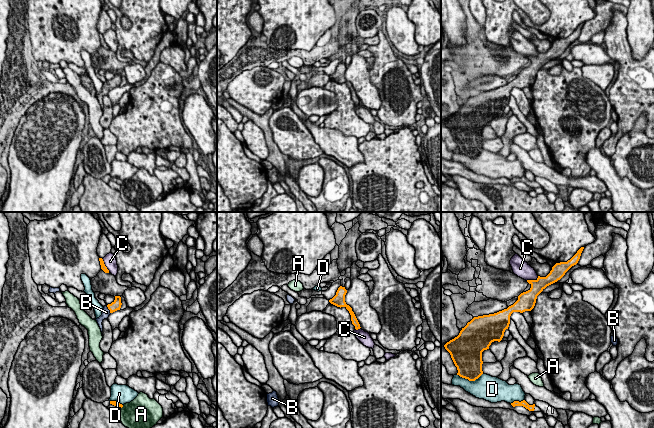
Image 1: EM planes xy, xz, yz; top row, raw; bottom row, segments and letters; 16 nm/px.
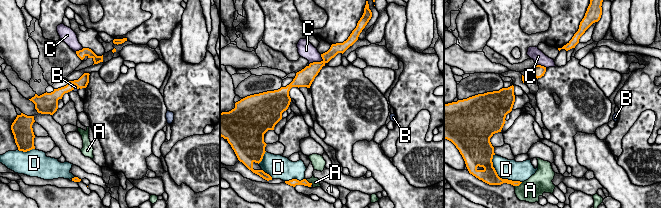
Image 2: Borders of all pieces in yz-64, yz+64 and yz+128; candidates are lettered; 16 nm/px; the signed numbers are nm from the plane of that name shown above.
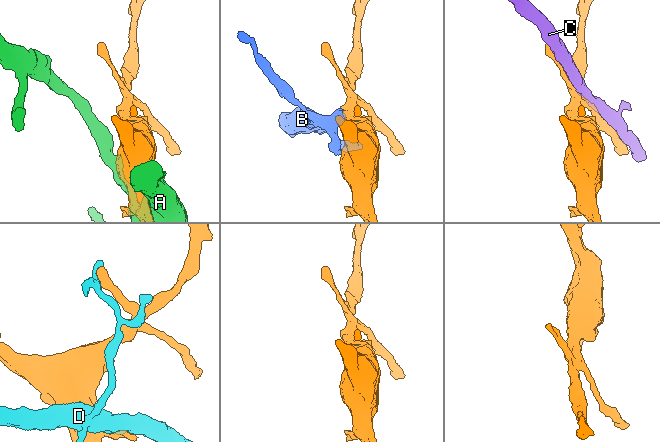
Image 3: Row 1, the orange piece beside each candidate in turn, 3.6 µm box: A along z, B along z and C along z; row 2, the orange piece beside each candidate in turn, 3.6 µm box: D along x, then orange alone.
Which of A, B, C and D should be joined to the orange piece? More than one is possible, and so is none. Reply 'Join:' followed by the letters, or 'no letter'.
Join: B

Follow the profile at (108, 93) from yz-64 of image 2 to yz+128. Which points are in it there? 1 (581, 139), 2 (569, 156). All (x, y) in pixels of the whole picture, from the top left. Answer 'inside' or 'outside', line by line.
1: outside
2: inside

